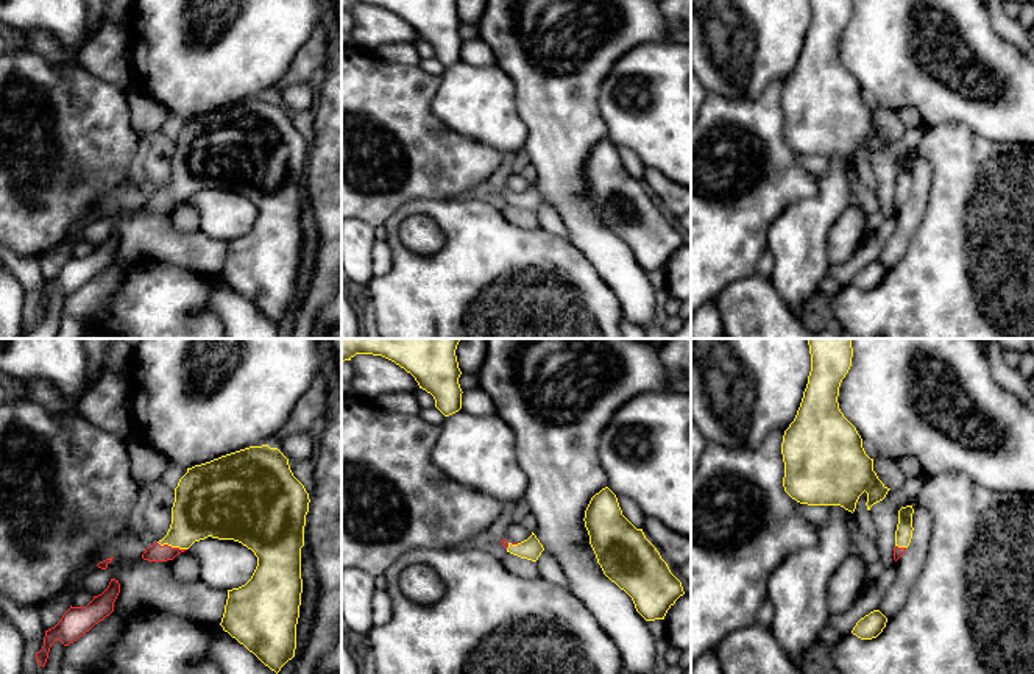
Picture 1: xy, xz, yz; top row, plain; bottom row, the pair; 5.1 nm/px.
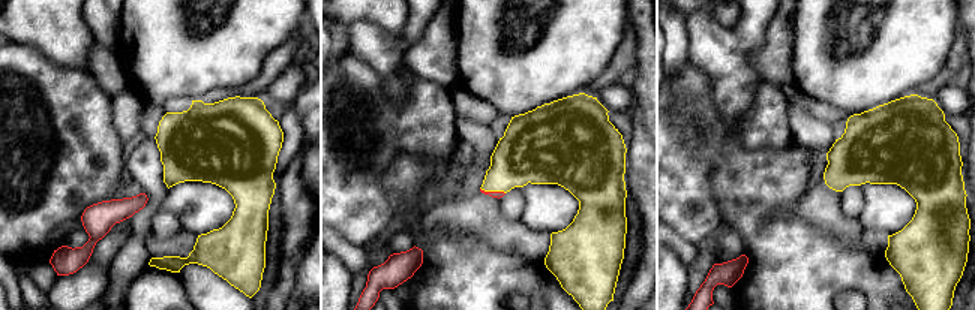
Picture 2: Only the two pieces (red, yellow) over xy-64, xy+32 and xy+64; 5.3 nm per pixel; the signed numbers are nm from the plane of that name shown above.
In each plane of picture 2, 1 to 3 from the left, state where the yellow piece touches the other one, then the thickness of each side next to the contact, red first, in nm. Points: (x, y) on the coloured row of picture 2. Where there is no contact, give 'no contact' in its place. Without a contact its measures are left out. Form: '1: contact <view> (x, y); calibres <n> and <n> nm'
1: no contact
2: contact xy+32 (492, 192); calibres 40 and 300 nm
3: no contact

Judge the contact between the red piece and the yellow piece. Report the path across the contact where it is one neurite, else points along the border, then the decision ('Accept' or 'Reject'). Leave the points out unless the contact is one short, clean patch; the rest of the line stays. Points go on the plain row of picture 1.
Path across: xy (156, 203), (170, 197), (201, 159). Accept

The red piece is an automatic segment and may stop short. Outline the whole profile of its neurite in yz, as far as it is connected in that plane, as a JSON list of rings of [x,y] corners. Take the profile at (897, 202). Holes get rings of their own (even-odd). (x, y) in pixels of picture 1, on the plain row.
[[[912,156],[901,158],[898,161],[898,175],[895,181],[895,197],[894,197],[894,211],[897,212],[906,201],[912,189]]]

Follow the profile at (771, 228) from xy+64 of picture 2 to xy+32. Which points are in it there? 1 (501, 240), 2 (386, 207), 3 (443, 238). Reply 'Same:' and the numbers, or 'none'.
Same: 3

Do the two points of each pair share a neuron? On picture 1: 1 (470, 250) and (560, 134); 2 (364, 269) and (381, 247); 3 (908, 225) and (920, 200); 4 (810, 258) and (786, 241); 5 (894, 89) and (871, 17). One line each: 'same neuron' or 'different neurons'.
1: different neurons
2: different neurons
3: same neuron
4: same neuron
5: same neuron

